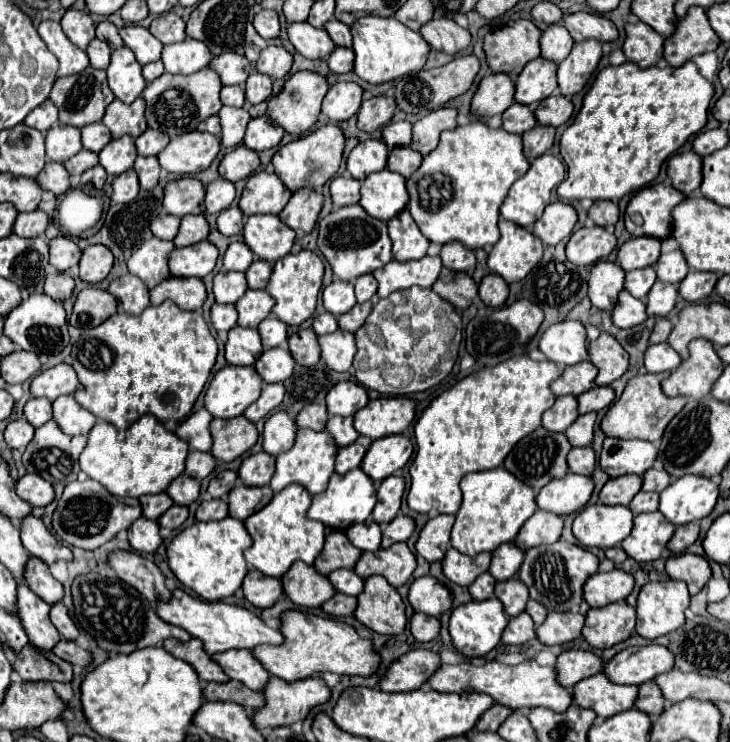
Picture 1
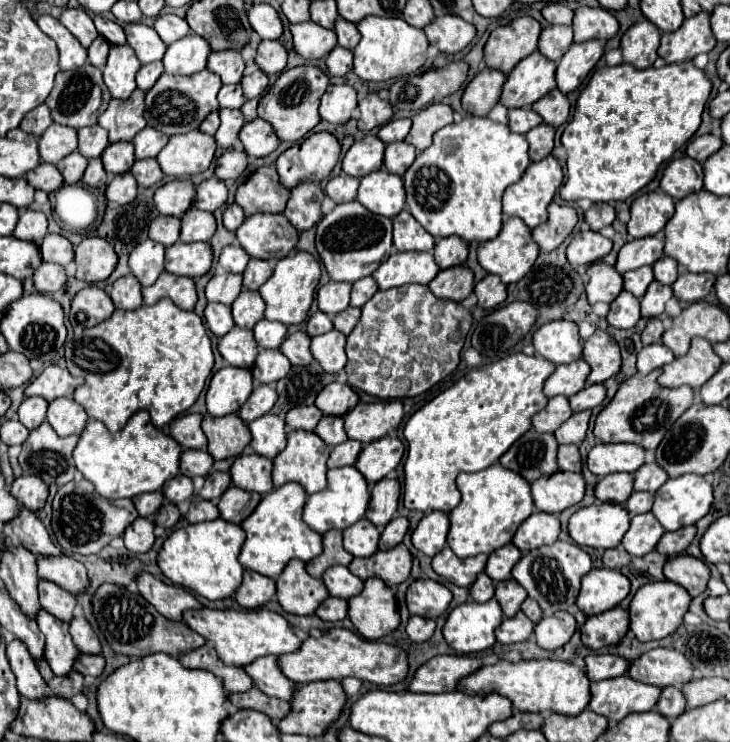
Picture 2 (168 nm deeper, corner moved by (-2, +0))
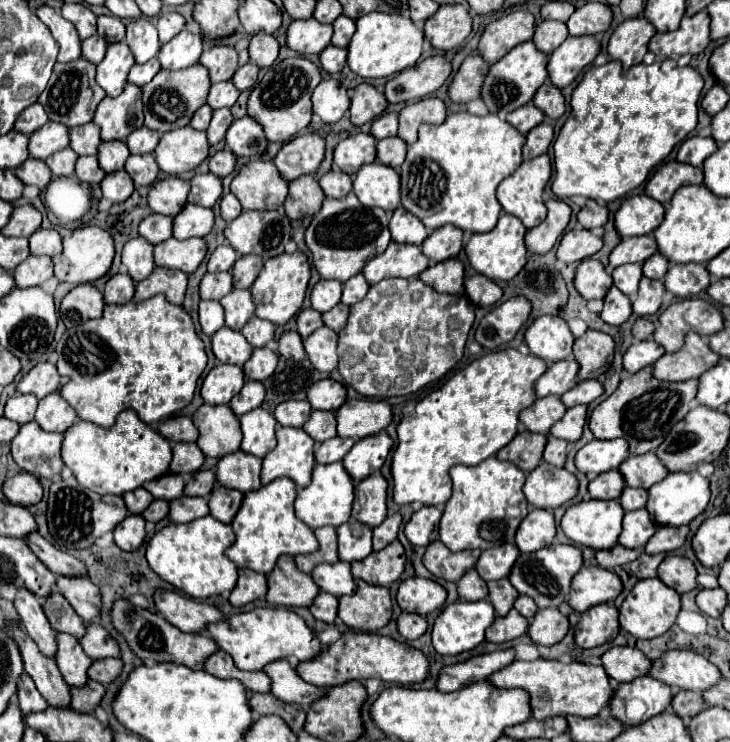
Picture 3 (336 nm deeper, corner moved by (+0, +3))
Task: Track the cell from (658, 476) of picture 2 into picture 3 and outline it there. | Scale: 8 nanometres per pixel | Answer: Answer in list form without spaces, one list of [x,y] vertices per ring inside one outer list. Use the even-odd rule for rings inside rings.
[[[648,452],[644,456],[628,456],[628,460],[624,460],[618,470],[624,476],[626,486],[646,490],[668,476],[668,468],[664,468],[664,464],[654,452]]]

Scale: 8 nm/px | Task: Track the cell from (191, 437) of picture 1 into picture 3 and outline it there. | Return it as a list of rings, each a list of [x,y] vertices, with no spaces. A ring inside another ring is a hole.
[[[174,416],[174,418],[162,420],[158,426],[158,432],[172,444],[196,442],[196,438],[198,438],[198,430],[196,430],[192,418],[188,418],[188,416]]]

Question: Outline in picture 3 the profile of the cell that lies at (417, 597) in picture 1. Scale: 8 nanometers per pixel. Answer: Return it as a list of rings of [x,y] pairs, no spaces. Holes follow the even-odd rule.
[[[414,576],[402,580],[396,600],[402,612],[416,612],[420,616],[426,616],[444,604],[446,590],[434,580]]]

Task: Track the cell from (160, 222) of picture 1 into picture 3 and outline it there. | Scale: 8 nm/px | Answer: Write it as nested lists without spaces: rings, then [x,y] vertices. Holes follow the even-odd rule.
[[[150,214],[140,222],[138,234],[146,238],[150,244],[164,242],[172,236],[172,218],[164,214]]]

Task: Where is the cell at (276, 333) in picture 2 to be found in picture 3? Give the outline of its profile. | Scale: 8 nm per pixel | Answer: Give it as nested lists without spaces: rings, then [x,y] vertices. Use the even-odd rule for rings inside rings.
[[[252,316],[242,328],[242,334],[254,348],[260,348],[260,346],[266,346],[274,338],[274,328],[276,326],[270,324],[268,320],[260,320],[258,316]]]

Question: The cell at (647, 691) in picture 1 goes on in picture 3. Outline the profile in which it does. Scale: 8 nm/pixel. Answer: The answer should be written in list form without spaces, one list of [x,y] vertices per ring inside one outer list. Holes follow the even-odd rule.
[[[680,690],[680,692],[676,692],[676,696],[672,700],[672,712],[678,714],[682,720],[690,720],[704,708],[706,708],[706,704],[704,704],[704,698],[700,692]]]

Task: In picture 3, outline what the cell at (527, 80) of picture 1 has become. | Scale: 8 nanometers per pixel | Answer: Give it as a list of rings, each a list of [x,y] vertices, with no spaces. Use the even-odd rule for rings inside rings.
[[[522,42],[518,46],[514,46],[506,56],[502,56],[496,64],[490,66],[486,78],[484,78],[484,84],[482,84],[482,90],[480,90],[480,98],[484,100],[486,108],[494,114],[508,114],[508,112],[514,112],[516,108],[528,104],[536,90],[544,84],[544,80],[548,78],[548,72],[546,72],[546,64],[548,64],[548,56],[542,54],[534,42]]]

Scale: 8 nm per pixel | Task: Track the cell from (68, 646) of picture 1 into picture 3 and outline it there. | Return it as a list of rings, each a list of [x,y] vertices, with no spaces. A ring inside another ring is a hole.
[[[106,658],[106,660],[96,660],[90,670],[88,670],[88,676],[104,686],[108,686],[110,682],[114,682],[122,672],[122,660],[116,660],[116,658]]]

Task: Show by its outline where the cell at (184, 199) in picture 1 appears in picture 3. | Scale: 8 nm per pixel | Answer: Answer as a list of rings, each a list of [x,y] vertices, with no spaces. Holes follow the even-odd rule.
[[[170,176],[170,178],[156,182],[150,188],[148,204],[150,204],[152,212],[176,216],[184,208],[188,192],[190,192],[190,184],[186,180],[182,180],[178,176]]]

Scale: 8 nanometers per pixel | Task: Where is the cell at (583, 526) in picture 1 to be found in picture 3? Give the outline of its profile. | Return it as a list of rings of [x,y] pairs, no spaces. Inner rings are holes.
[[[618,500],[578,502],[572,504],[560,520],[568,540],[592,550],[614,548],[622,530],[624,510]]]

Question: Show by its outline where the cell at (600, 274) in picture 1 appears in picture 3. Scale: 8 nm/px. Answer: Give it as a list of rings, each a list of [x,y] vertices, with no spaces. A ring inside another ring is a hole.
[[[584,260],[578,264],[574,274],[576,290],[582,298],[604,298],[612,286],[612,276],[606,274],[604,266],[598,260]]]

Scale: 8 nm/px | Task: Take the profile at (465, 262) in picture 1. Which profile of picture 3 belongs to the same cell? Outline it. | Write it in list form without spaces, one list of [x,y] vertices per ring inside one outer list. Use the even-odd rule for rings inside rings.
[[[446,224],[444,228],[436,228],[424,242],[422,252],[434,264],[448,258],[456,258],[462,250],[462,230]]]

